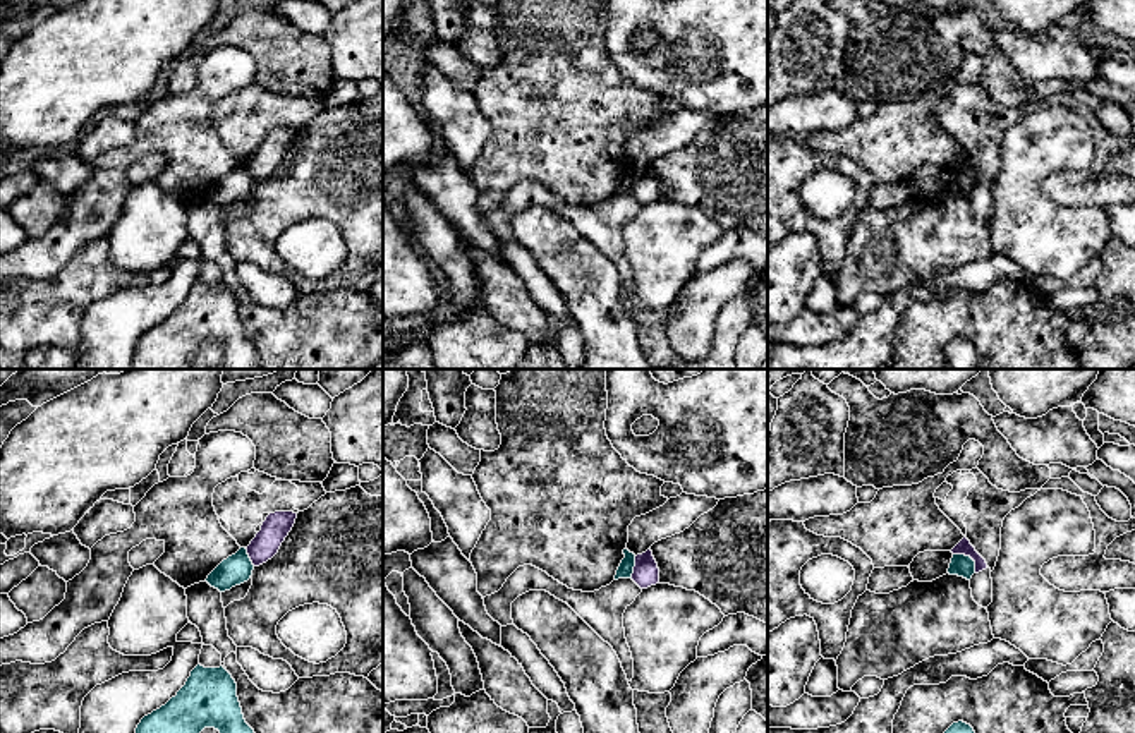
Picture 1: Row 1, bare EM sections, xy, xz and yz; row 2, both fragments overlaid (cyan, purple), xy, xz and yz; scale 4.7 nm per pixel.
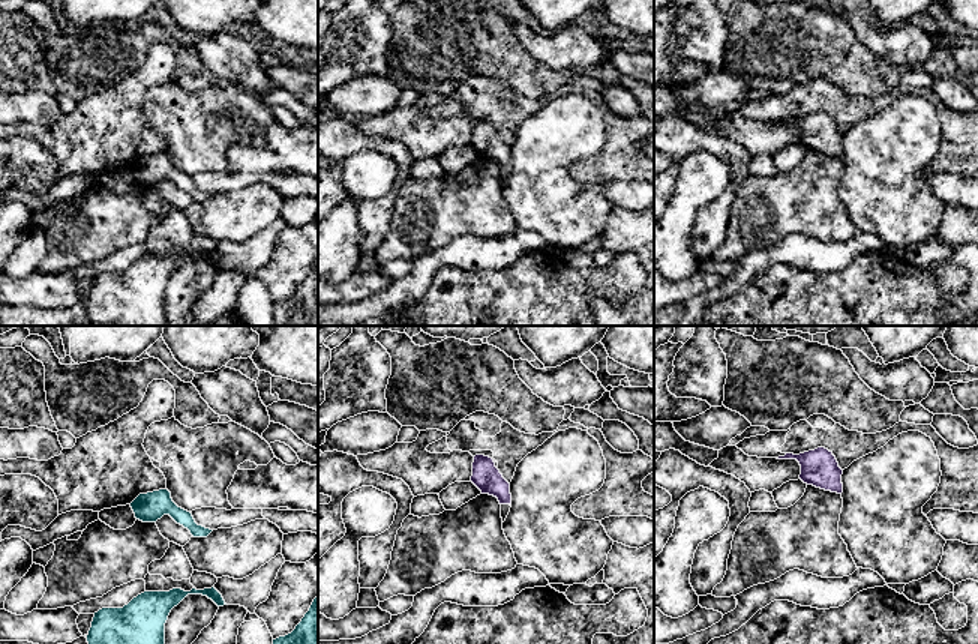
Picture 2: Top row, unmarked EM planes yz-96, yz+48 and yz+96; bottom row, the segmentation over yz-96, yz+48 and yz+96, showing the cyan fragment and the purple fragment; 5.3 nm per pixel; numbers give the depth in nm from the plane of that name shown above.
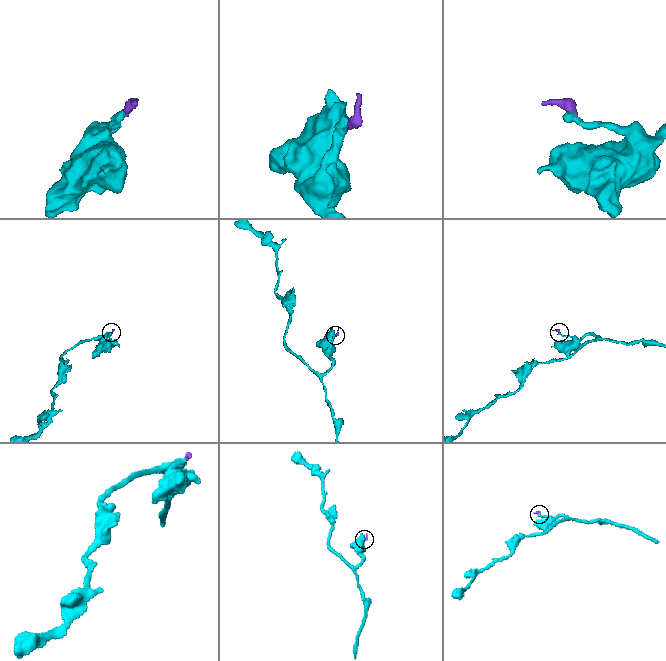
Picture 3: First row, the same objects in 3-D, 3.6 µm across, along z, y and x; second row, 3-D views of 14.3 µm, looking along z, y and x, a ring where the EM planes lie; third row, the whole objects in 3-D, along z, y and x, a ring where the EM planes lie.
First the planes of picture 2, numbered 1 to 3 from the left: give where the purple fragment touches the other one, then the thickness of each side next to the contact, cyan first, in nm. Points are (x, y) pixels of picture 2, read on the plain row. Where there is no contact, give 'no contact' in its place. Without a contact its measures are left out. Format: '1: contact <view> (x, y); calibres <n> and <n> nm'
1: no contact
2: no contact
3: no contact

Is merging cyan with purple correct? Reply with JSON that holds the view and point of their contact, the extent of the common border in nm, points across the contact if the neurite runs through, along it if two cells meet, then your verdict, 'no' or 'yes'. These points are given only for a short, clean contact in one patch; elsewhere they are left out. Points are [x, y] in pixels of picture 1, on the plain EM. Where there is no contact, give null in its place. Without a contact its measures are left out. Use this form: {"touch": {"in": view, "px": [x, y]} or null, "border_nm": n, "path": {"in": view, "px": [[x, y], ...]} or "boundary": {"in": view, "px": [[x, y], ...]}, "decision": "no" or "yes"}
{"touch": {"in": "yz", "px": [969, 172]}, "border_nm": 140, "boundary": {"in": "yz", "px": [[953, 169], [969, 172], [974, 177], [976, 187]]}, "decision": "no"}

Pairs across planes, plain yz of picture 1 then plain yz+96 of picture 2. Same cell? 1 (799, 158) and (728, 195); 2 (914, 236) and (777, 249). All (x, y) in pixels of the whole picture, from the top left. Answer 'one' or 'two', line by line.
1: one
2: two

